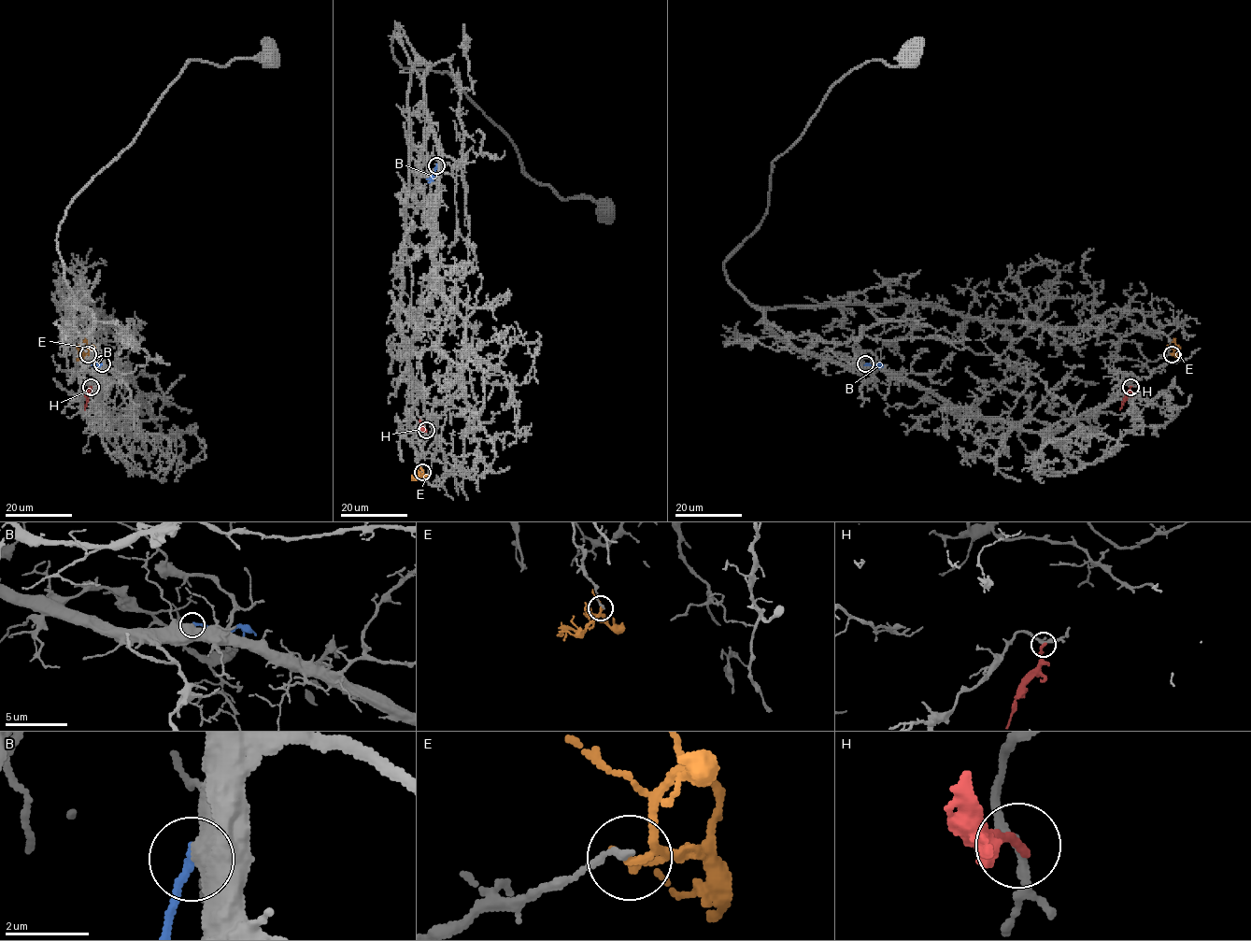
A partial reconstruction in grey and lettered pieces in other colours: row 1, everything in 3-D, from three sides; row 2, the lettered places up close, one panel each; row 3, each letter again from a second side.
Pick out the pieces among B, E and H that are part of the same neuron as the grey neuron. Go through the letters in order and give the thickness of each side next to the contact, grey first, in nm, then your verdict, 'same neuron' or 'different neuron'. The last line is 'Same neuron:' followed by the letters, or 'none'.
B: calibres 650 and 200 nm; different neuron
E: calibres 190 and 160 nm; different neuron
H: calibres 190 and 240 nm; different neuron
Same neuron: none

